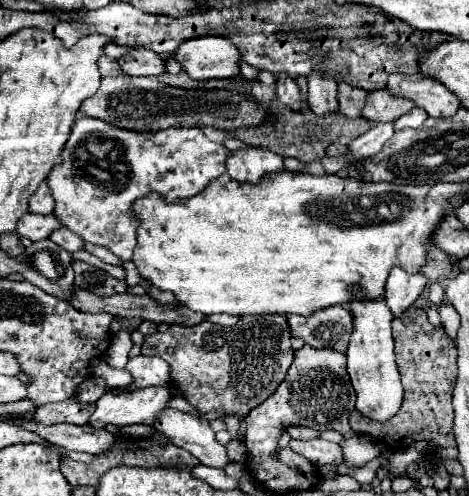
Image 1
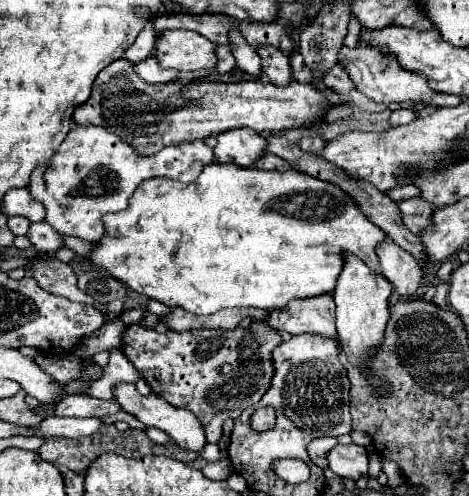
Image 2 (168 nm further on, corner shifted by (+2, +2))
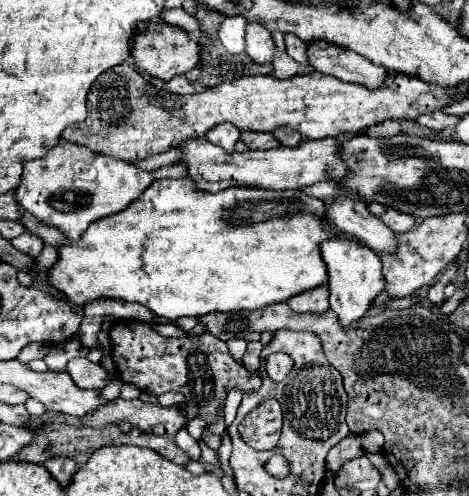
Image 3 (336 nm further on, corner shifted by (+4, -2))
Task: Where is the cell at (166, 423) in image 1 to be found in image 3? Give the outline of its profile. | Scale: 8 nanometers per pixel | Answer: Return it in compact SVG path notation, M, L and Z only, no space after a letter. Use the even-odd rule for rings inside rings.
M74 358L68 362L68 374L72 376L72 380L76 384L80 384L80 388L100 388L104 384L112 384L112 382L120 382L118 376L110 376L108 372L104 372L104 368L100 364L90 362L88 358Z

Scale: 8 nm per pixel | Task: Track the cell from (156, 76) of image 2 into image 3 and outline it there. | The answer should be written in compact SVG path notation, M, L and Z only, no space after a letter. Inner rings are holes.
M174 76L172 80L168 82L162 82L162 80L152 80L152 86L158 86L158 88L164 88L166 92L172 92L172 94L194 94L194 86L188 84L186 76Z

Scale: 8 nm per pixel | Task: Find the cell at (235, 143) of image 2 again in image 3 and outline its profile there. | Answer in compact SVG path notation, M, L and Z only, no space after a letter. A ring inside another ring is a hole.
M220 124L218 128L212 128L206 136L208 142L224 148L228 154L232 154L234 150L234 144L240 140L240 130L232 124Z

